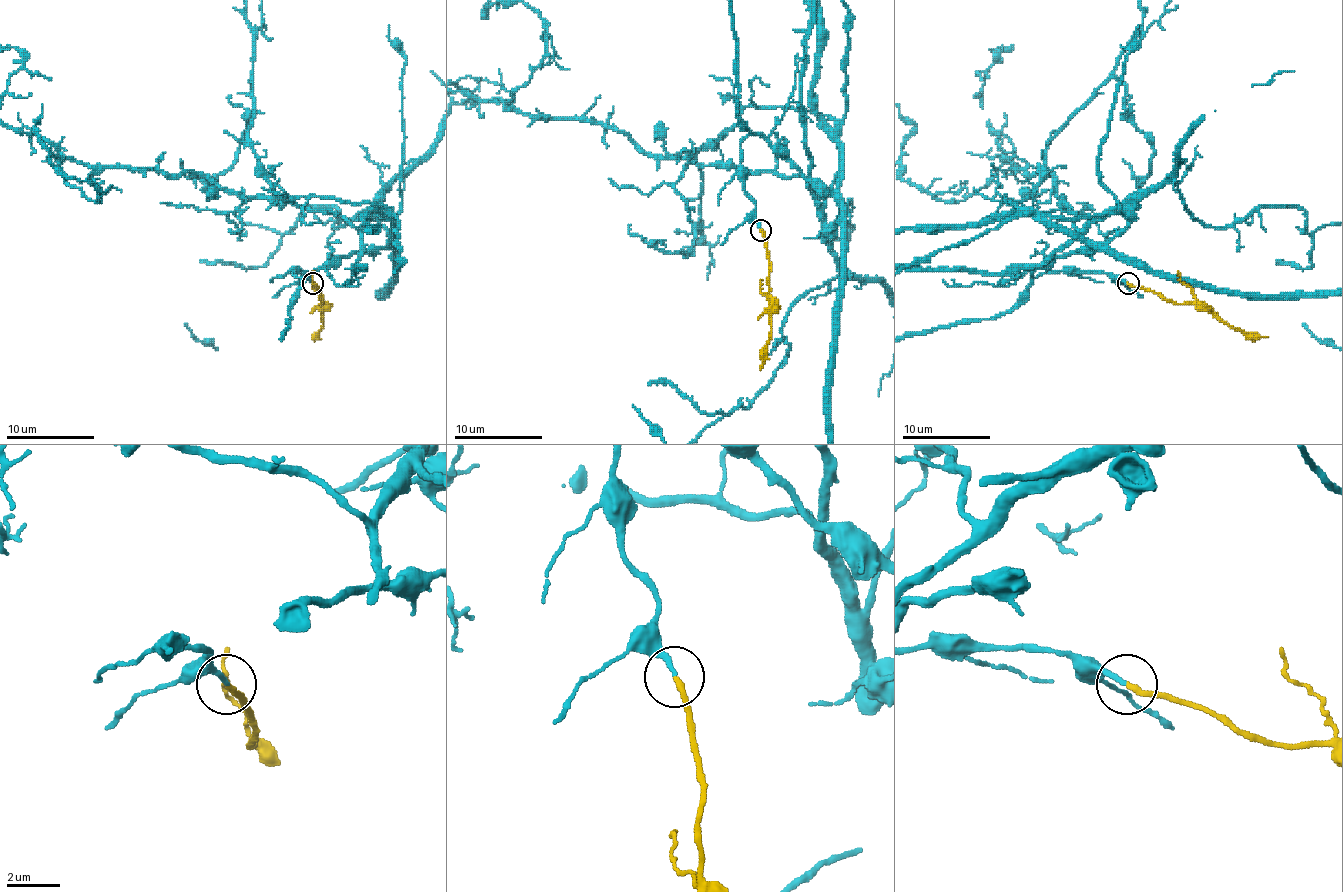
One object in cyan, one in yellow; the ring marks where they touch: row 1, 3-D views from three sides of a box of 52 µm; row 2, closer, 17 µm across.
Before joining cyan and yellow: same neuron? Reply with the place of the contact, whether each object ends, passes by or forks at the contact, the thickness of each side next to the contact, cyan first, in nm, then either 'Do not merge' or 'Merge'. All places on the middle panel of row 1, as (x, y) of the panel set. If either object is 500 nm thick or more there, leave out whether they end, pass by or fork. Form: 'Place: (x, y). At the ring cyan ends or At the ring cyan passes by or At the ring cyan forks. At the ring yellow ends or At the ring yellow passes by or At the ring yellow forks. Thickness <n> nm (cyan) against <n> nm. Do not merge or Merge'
Place: (760, 230). At the ring cyan ends. At the ring yellow ends. Thickness 170 nm (cyan) against 220 nm. Merge

